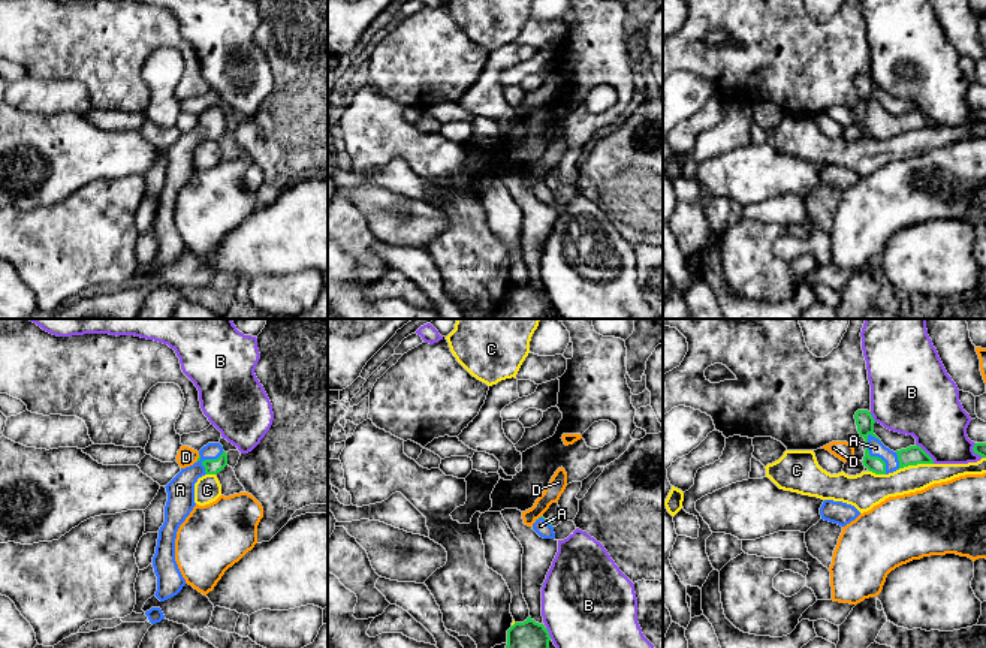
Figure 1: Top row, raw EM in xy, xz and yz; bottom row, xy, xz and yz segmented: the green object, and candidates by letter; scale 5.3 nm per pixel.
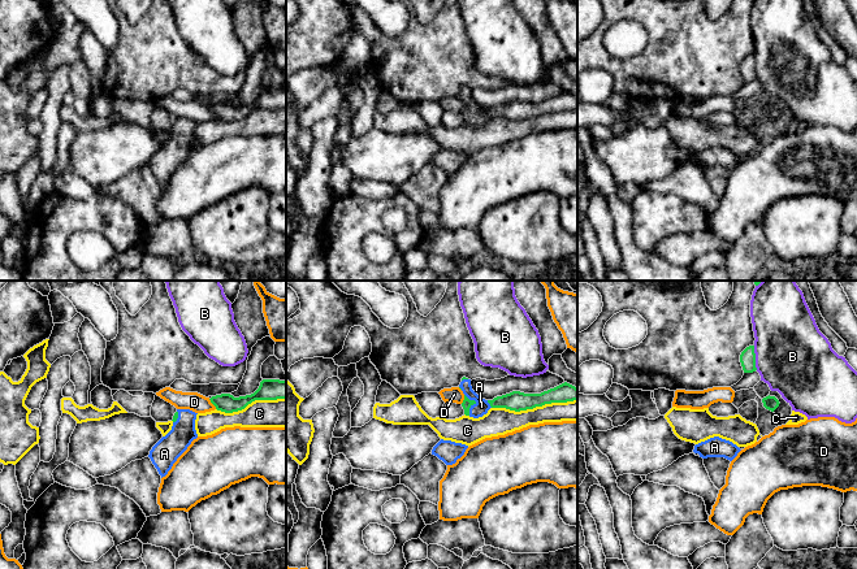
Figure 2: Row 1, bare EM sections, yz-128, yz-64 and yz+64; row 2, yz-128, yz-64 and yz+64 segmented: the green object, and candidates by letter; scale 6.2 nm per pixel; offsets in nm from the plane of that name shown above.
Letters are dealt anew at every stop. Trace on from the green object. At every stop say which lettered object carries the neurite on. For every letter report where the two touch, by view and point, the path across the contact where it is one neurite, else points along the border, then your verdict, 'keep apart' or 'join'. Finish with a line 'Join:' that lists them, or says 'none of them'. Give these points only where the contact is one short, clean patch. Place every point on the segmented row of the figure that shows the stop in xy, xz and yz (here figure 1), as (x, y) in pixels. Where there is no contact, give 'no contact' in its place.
A: contact yz (873, 457); way yz (865, 422), (868, 449), (873, 457), (876, 448); join
B: contact yz (926, 454); keep apart
C: contact yz (914, 464); keep apart
D: contact xy (198, 458); border xy (199, 455), (195, 461); keep apart
Join: A

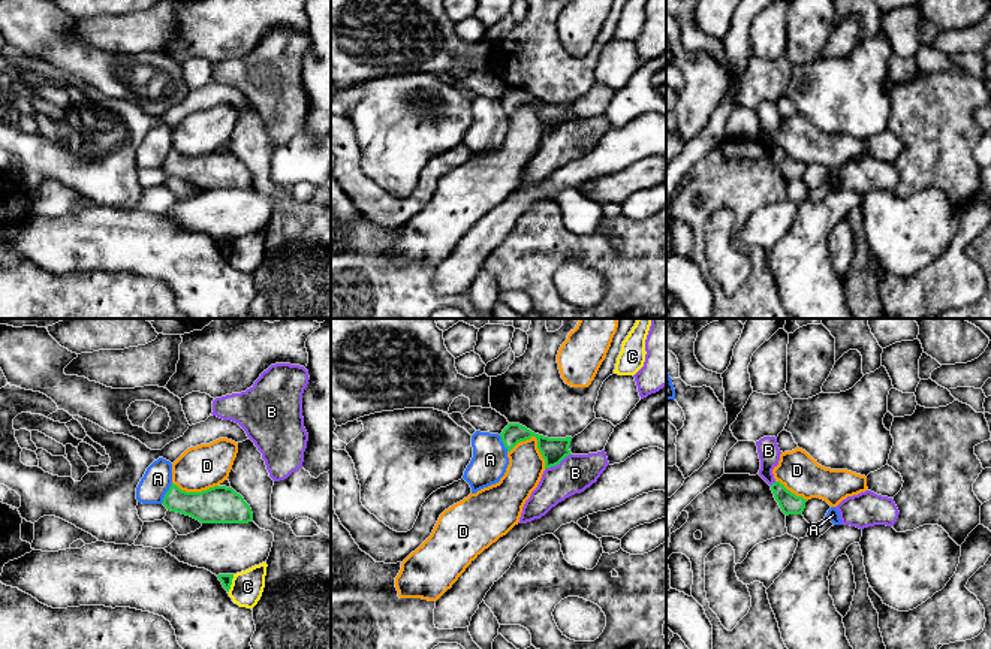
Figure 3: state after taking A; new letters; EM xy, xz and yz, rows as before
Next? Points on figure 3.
A: contact xy (166, 494); border xy (172, 483), (160, 503); keep apart
B: contact xz (557, 464); keep apart
C: contact xy (231, 583); keep apart
D: contact xz (536, 438); border xz (508, 450), (533, 437), (545, 468); keep apart
Join: none of them

